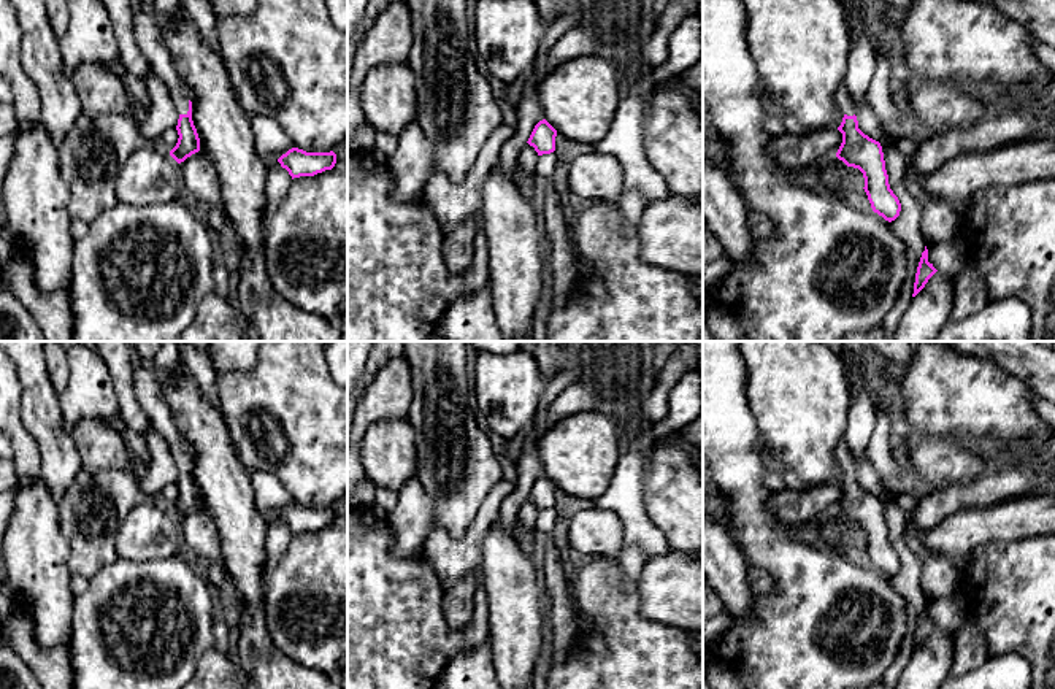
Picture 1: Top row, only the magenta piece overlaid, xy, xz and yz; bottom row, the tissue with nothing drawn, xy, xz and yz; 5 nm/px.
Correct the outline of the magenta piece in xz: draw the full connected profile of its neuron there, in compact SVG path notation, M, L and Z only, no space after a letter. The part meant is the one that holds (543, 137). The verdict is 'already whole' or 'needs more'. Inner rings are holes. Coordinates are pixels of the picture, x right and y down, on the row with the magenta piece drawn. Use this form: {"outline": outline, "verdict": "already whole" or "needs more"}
{"outline": "M543 119L535 125L527 143L535 148L538 156L551 154L555 151L555 137L557 130Z", "verdict": "already whole"}

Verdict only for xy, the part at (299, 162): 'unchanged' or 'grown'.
unchanged

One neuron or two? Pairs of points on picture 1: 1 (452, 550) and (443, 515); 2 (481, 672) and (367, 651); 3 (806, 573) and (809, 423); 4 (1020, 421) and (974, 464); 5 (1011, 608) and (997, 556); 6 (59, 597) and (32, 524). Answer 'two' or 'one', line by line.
1: two
2: two
3: two
4: two
5: one
6: one

